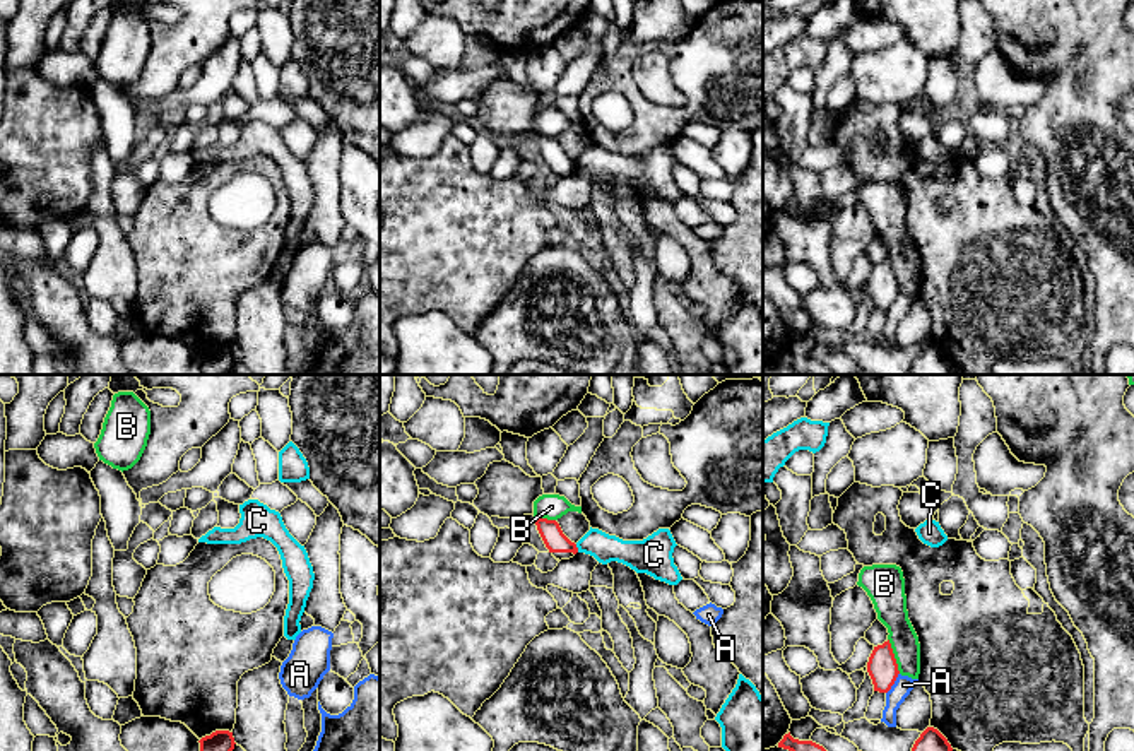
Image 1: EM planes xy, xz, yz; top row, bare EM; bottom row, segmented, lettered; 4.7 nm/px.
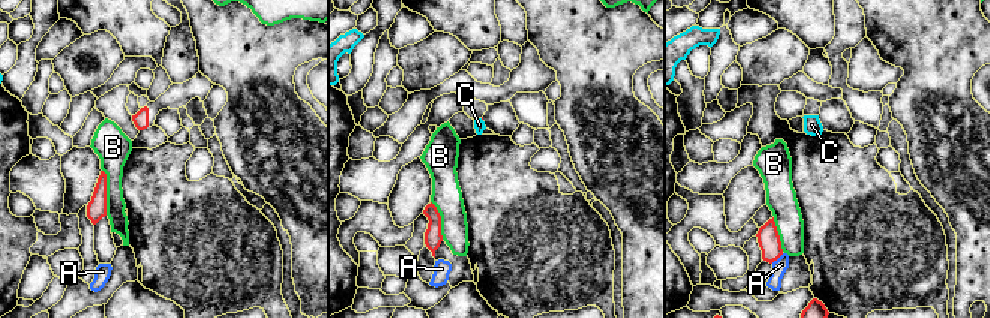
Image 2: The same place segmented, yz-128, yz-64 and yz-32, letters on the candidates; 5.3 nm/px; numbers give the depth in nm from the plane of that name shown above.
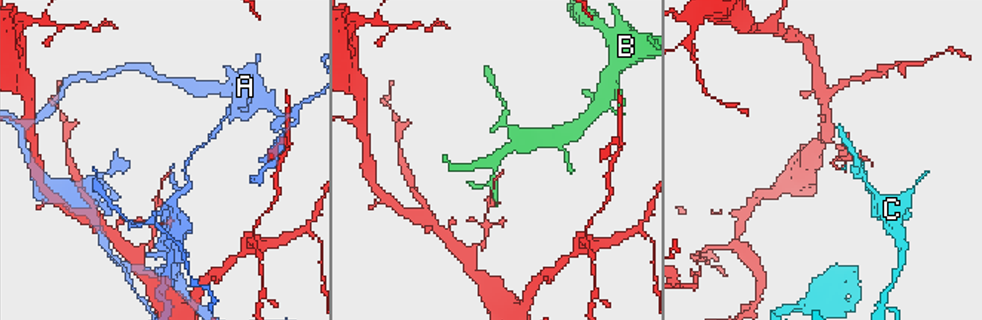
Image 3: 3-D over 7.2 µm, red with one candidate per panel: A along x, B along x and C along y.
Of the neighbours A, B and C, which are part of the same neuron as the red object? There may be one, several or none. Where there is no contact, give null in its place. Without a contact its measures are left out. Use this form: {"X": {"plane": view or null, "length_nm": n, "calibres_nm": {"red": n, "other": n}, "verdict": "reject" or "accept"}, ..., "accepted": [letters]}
{"A": {"plane": "yz", "length_nm": 120, "calibres_nm": {"red": 140, "other": 90}, "verdict": "reject"}, "B": {"plane": "yz", "length_nm": 180, "calibres_nm": {"red": 140, "other": 160}, "verdict": "reject"}, "C": {"plane": "xz", "length_nm": 40, "calibres_nm": {"red": 100, "other": 140}, "verdict": "reject"}, "accepted": []}

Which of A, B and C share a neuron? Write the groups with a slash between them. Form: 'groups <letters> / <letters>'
groups A / B / C

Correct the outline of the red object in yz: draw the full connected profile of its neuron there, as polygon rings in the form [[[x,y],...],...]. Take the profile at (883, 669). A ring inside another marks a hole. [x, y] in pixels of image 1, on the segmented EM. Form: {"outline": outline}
{"outline": [[[889,640],[874,647],[867,662],[867,672],[872,679],[874,691],[888,693],[891,689],[900,671]]]}

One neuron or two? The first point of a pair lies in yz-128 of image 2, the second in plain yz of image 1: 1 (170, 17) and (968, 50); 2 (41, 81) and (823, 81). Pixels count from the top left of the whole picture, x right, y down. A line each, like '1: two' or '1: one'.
1: one
2: one

